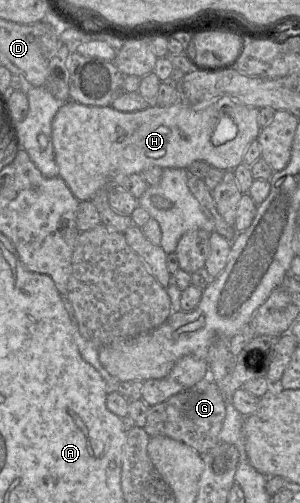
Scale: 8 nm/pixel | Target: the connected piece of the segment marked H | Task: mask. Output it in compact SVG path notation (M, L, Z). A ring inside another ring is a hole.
M229 96L215 102L187 104L179 101L170 106L151 104L136 112L121 112L112 106L89 106L72 100L64 102L52 122L52 141L59 176L79 201L92 200L100 190L120 185L127 176L139 174L150 167L184 168L194 161L205 161L211 167L234 170L242 163L249 145L261 131L259 108L245 105Z

